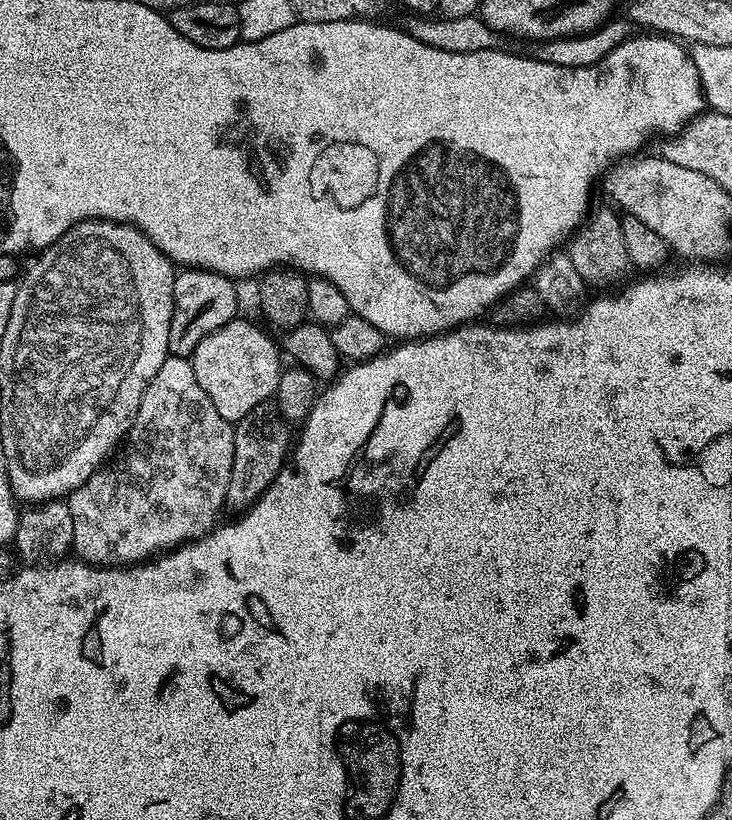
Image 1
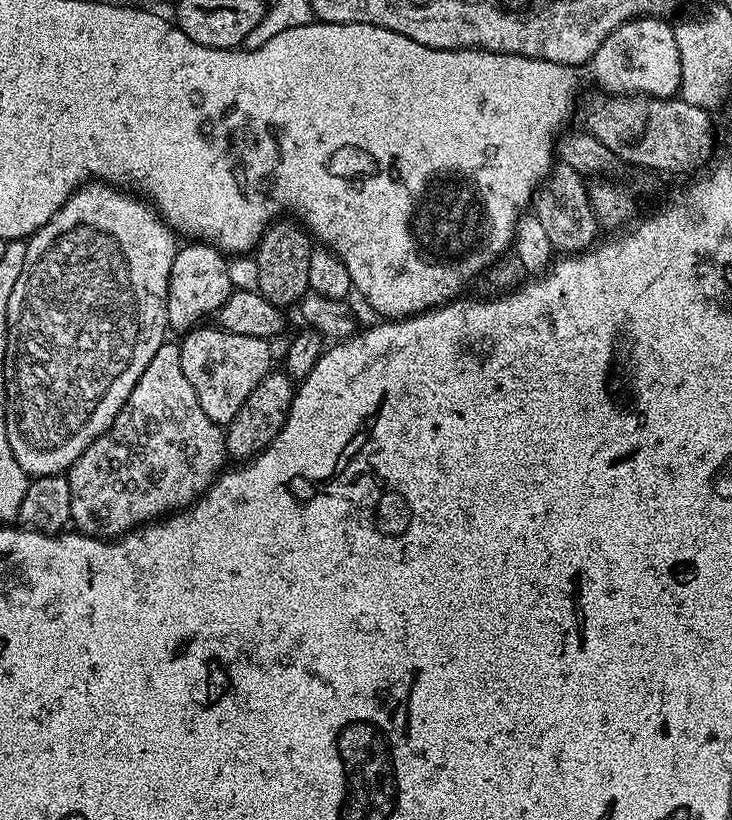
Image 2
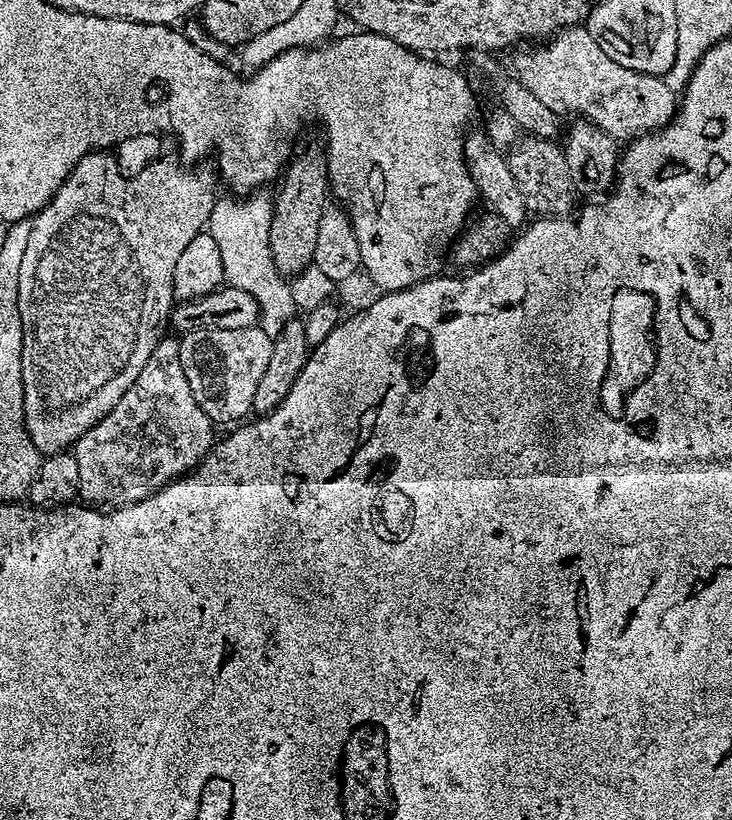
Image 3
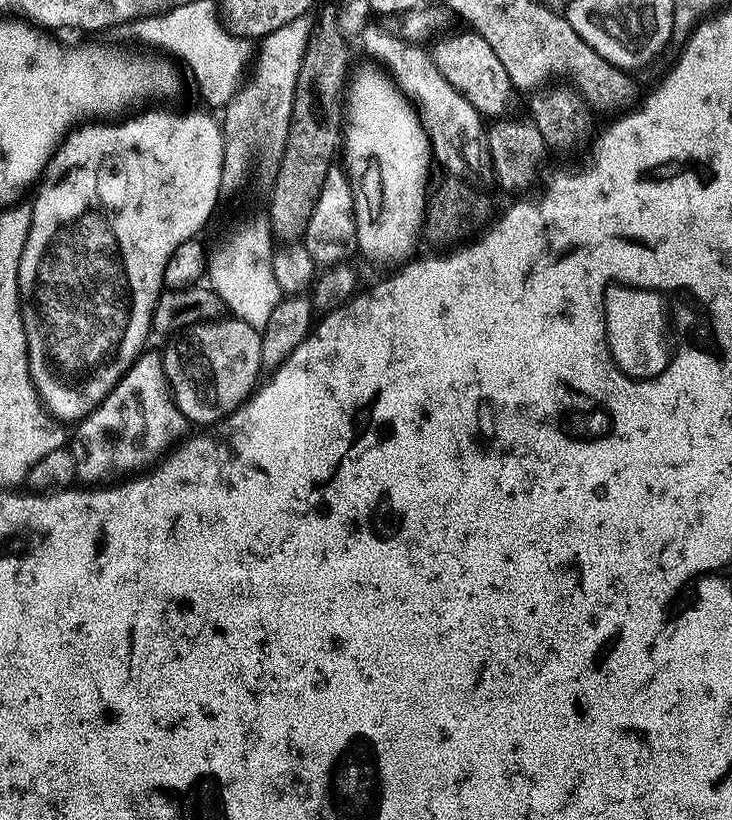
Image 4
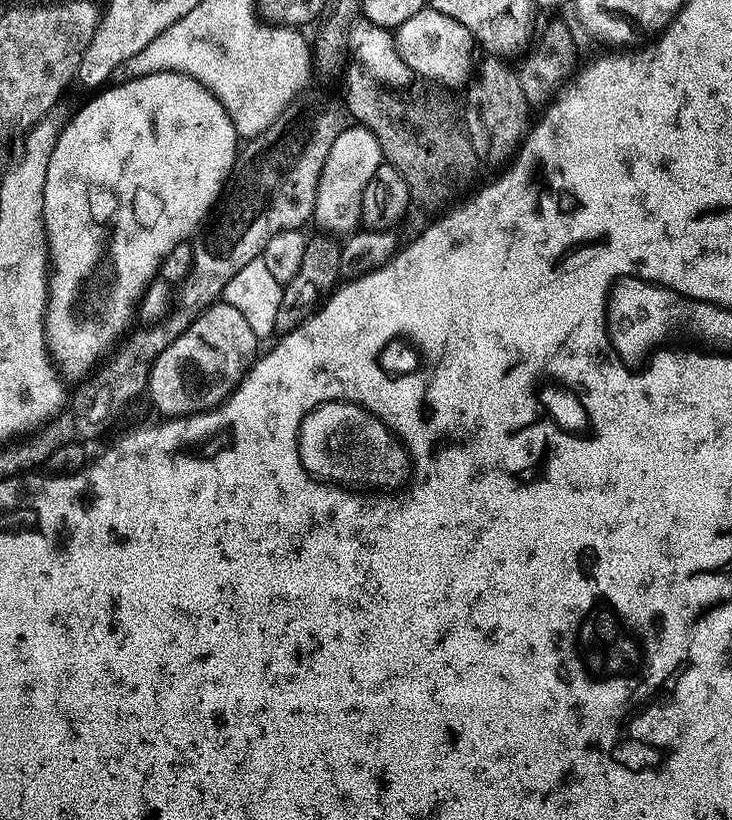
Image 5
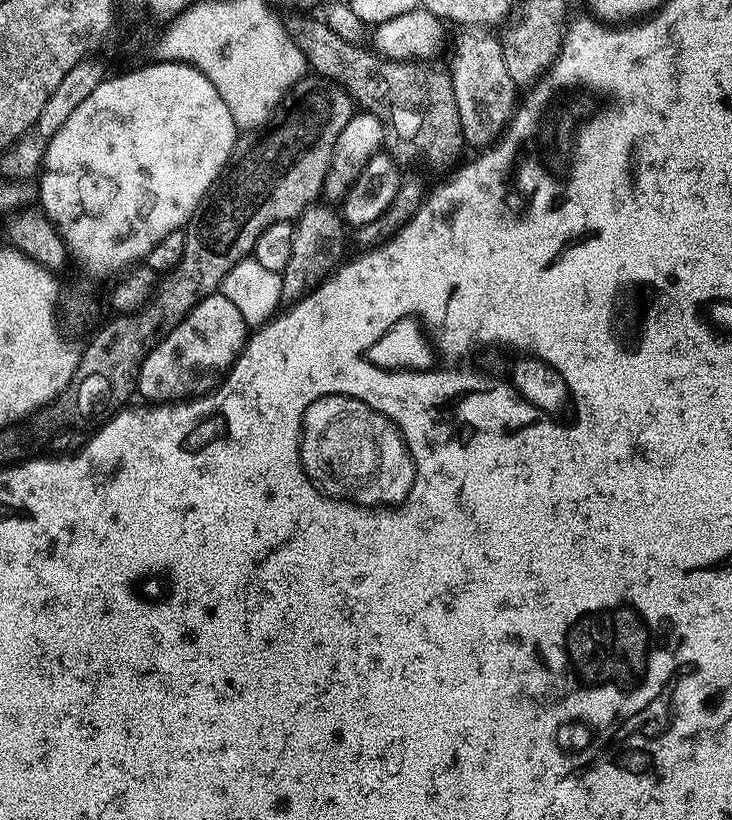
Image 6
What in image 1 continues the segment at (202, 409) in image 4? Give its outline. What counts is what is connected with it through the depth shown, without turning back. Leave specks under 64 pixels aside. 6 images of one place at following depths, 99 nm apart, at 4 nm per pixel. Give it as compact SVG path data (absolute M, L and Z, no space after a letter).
M237 318L202 338L190 359L194 378L198 378L198 386L206 390L206 398L214 402L214 410L218 410L222 418L235 422L246 418L254 406L269 403L275 397L282 371L280 354L277 341L275 344L250 321Z

